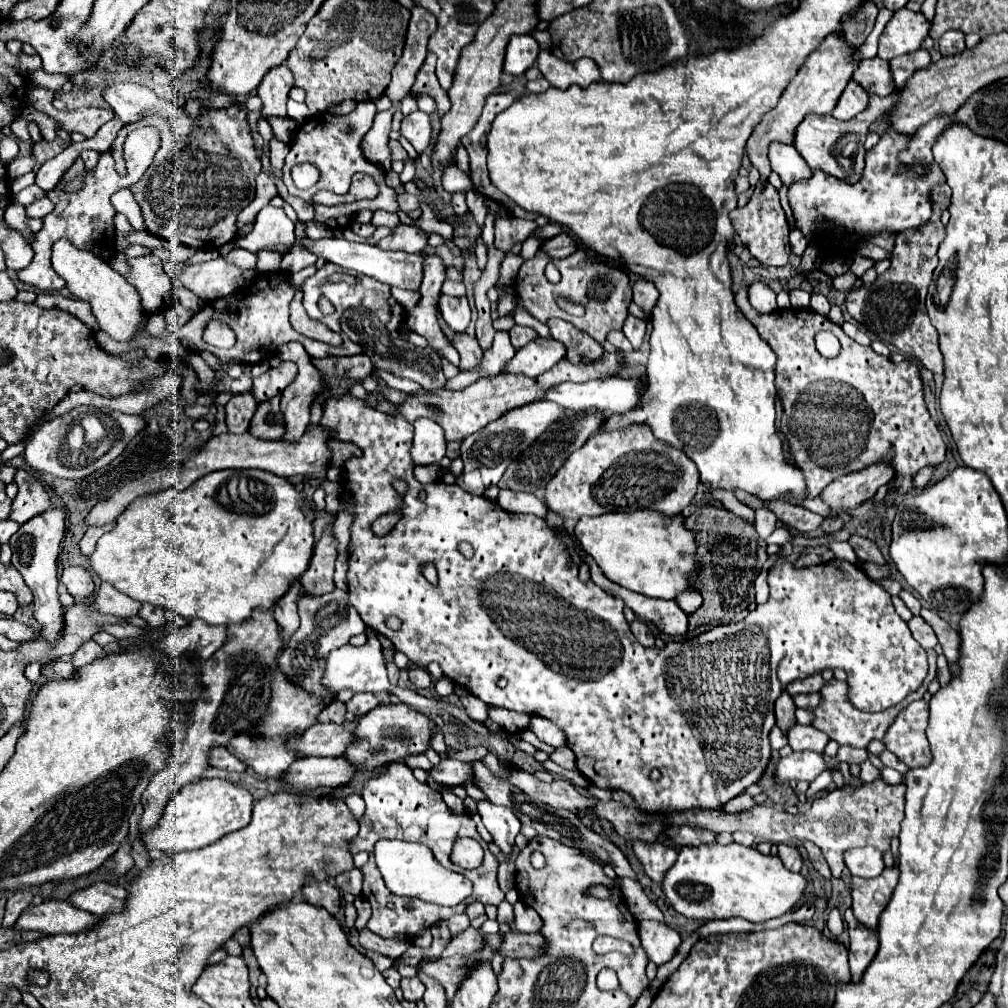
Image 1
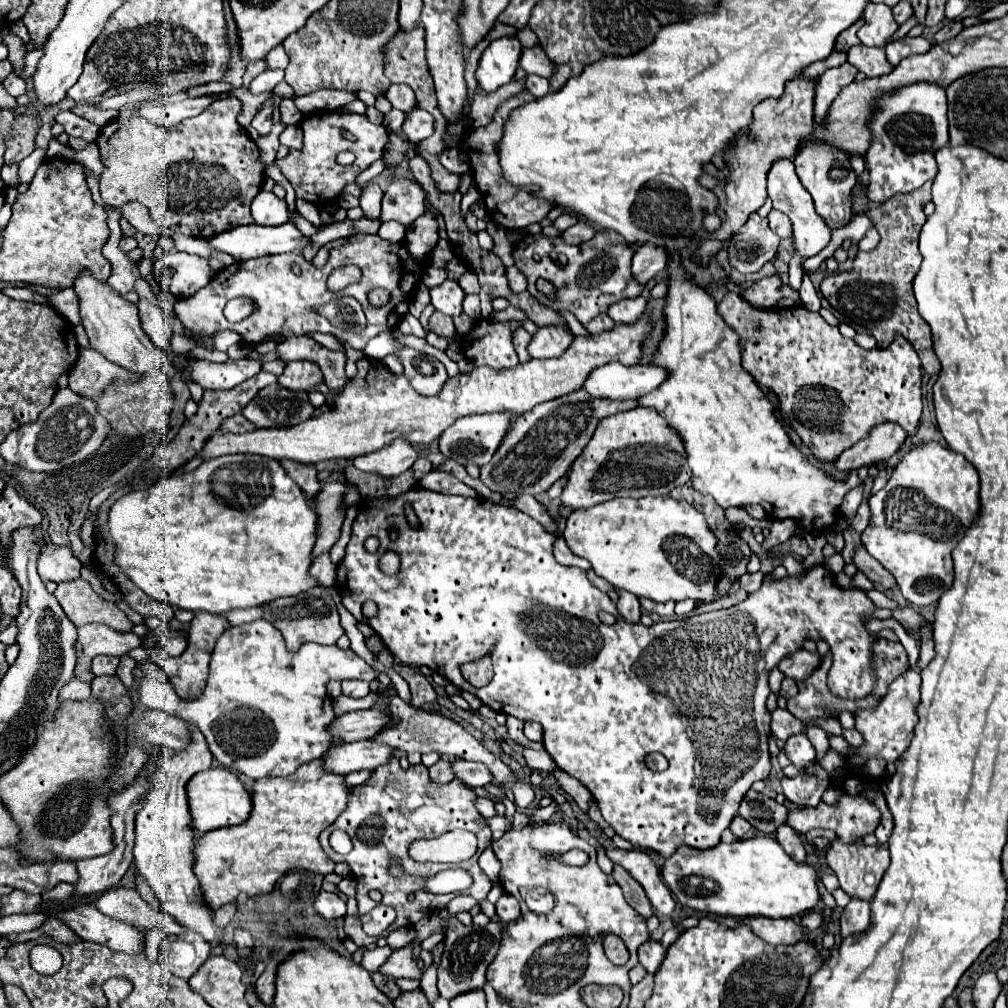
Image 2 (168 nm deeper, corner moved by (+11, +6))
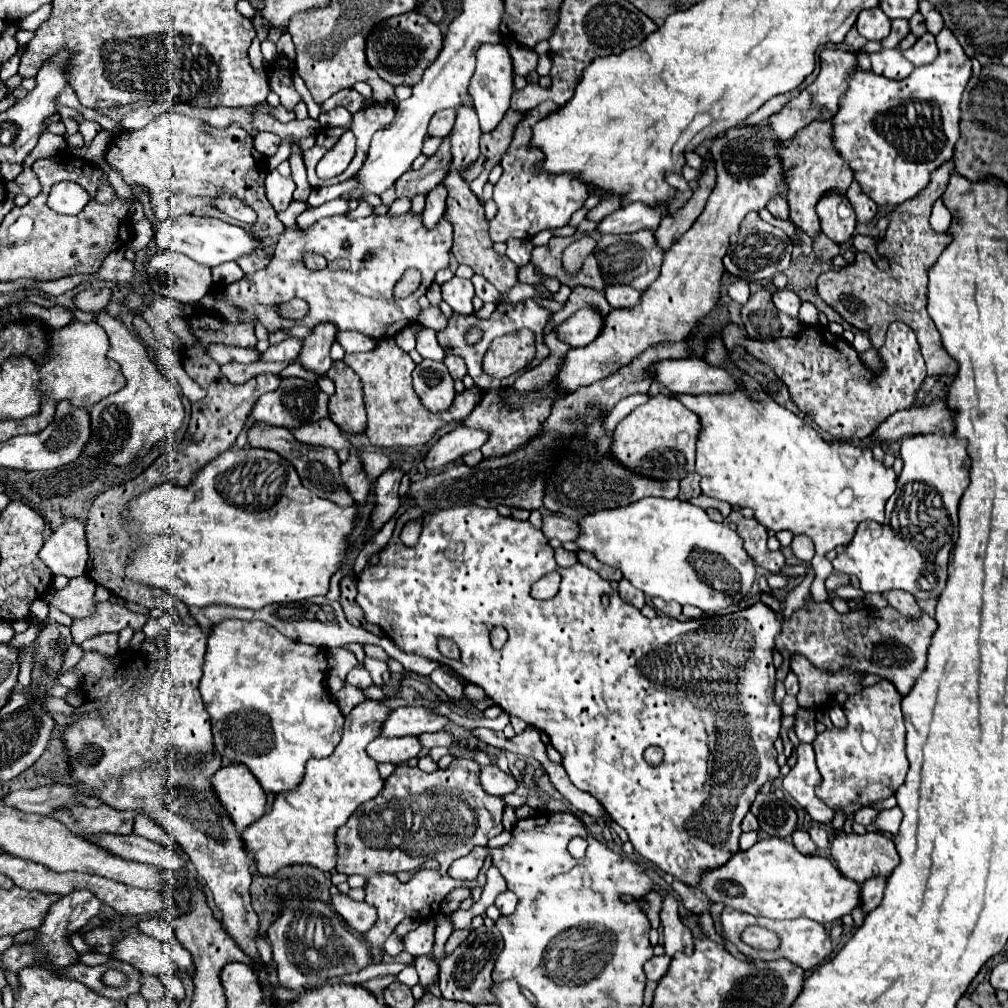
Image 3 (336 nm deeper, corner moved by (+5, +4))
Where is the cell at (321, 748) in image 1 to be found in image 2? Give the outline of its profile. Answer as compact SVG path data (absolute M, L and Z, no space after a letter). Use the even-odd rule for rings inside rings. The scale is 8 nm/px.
M377 709L367 711L353 711L345 713L343 717L337 717L329 727L327 733L331 739L341 739L345 743L349 741L361 741L373 737L381 727L387 727L391 723L387 713L381 713Z

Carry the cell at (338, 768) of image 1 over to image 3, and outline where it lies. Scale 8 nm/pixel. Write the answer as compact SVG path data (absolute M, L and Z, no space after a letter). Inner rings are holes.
M377 737L367 745L367 753L379 763L405 763L411 757L417 757L423 751L423 745L417 737Z

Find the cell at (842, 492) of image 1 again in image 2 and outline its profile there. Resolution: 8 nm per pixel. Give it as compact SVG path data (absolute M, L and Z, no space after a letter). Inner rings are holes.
M883 423L869 433L869 439L863 439L861 443L855 443L847 451L843 451L835 467L843 473L849 473L853 469L881 465L901 449L905 439L907 437L901 427L897 427L895 423Z

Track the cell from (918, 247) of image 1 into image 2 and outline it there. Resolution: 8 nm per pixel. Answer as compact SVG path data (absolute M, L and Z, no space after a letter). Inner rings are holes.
M931 181L911 193L893 195L889 201L871 207L867 217L875 223L875 229L881 235L877 249L871 253L857 253L853 269L847 273L835 273L823 279L821 293L849 321L855 321L871 331L879 347L893 343L895 335L907 337L907 341L919 353L923 369L933 375L939 373L941 365L933 353L931 329L917 311L917 301L913 295L913 279L921 267L921 253L917 247L919 231L925 225L925 203L931 201Z

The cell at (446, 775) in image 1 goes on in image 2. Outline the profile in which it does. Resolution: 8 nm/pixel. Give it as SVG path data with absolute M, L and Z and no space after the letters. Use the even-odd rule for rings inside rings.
M455 759L455 761L451 761L451 769L453 769L457 779L461 779L463 783L467 783L471 787L483 787L485 783L491 783L489 769L483 763Z

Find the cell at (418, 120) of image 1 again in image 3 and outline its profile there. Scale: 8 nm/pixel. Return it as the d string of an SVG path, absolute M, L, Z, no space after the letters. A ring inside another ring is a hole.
M443 109L433 115L433 119L429 123L429 135L445 137L451 133L453 123L455 123L455 109Z

